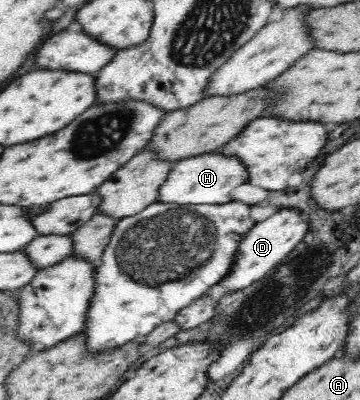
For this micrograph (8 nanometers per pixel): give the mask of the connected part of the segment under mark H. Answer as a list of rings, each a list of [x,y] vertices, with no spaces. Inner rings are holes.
[[[216,152],[204,153],[175,161],[154,201],[177,205],[224,204],[228,202],[228,192],[244,182],[248,182],[248,172],[238,158]]]

